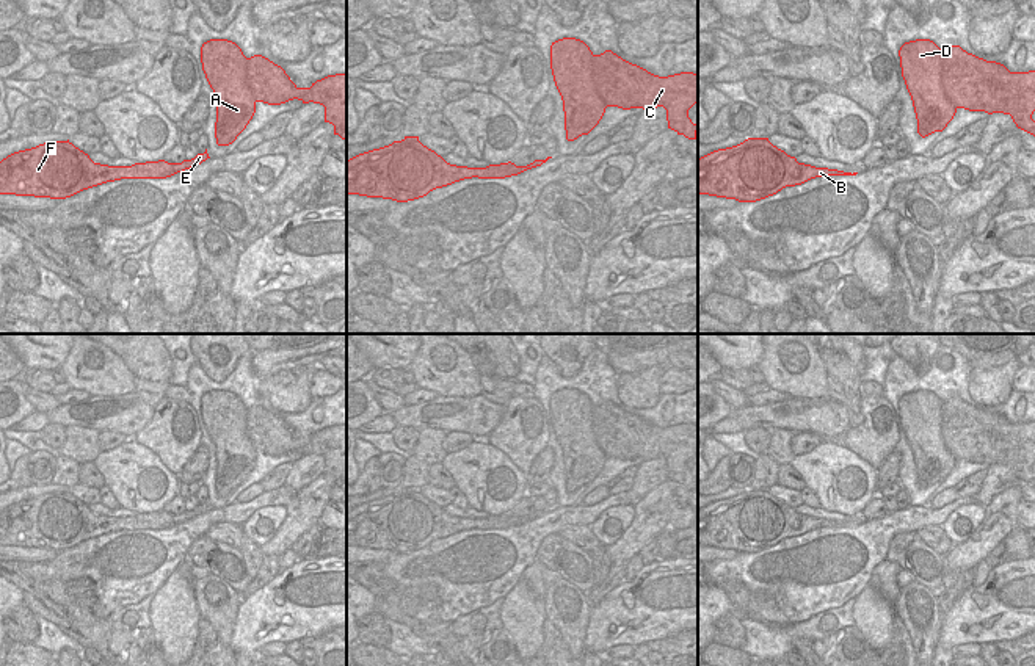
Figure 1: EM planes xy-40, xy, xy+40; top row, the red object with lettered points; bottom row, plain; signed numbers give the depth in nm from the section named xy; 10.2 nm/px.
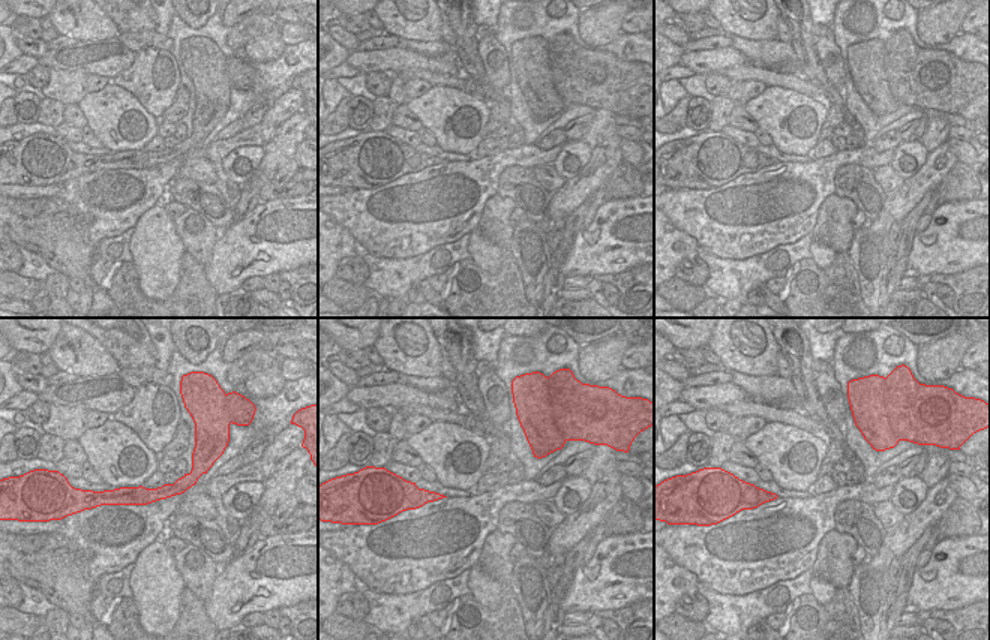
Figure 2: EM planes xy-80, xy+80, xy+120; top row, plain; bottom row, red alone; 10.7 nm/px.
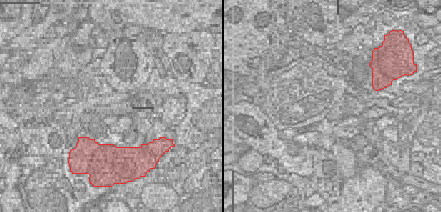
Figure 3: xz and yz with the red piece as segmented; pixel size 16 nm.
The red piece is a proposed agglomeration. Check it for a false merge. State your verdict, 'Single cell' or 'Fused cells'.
Fused cells

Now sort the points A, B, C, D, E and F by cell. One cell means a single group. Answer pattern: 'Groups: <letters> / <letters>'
Groups: A B D E F / C

